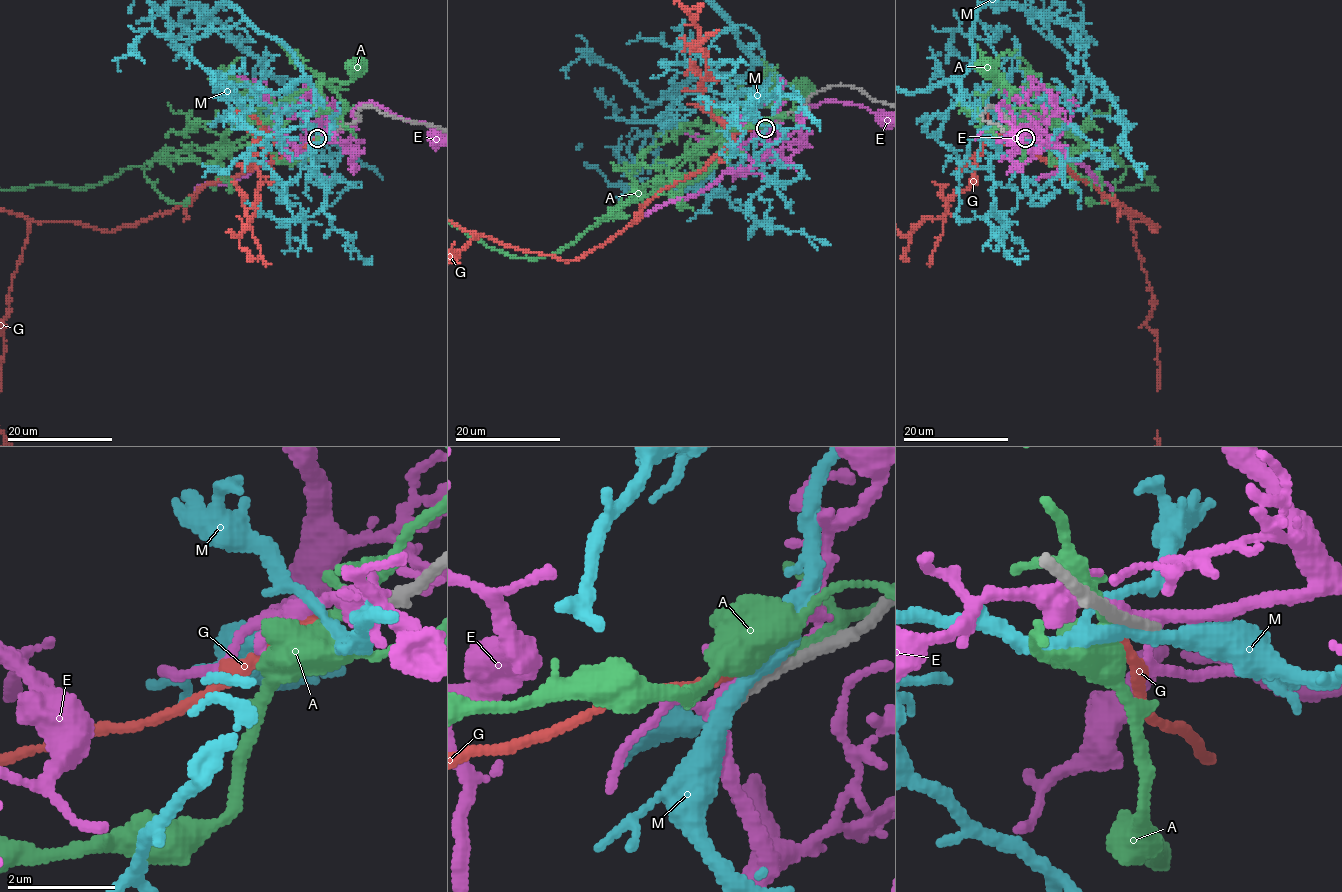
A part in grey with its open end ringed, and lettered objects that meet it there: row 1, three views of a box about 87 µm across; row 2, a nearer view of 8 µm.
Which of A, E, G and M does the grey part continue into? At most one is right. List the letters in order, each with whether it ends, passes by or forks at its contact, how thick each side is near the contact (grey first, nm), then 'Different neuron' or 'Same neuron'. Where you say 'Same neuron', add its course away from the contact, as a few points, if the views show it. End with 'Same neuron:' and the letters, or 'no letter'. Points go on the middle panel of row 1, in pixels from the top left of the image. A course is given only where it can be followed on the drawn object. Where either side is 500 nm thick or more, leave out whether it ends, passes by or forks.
A: It passes by. Thickness 200 nm (grey) against 320 nm. Different neuron
E: It forks there. Thickness 260 nm (grey) against 240 nm. Different neuron
G: It ends there. Thickness 280 nm (grey) against 200 nm. Different neuron
M: It forks there. Thickness 260 nm (grey) against 240 nm. Different neuron
Same neuron: no letter

